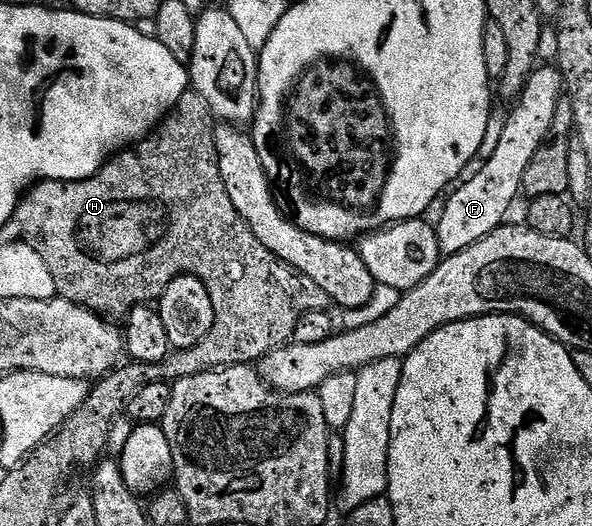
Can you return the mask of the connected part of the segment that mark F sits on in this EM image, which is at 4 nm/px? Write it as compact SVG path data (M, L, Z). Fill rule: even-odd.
M538 66L526 81L516 107L507 114L502 136L492 159L483 162L480 169L464 185L459 184L450 194L439 221L436 221L438 245L450 256L475 245L492 230L503 224L516 197L521 194L524 172L546 140L549 140L556 107L564 95L565 81L557 66Z

